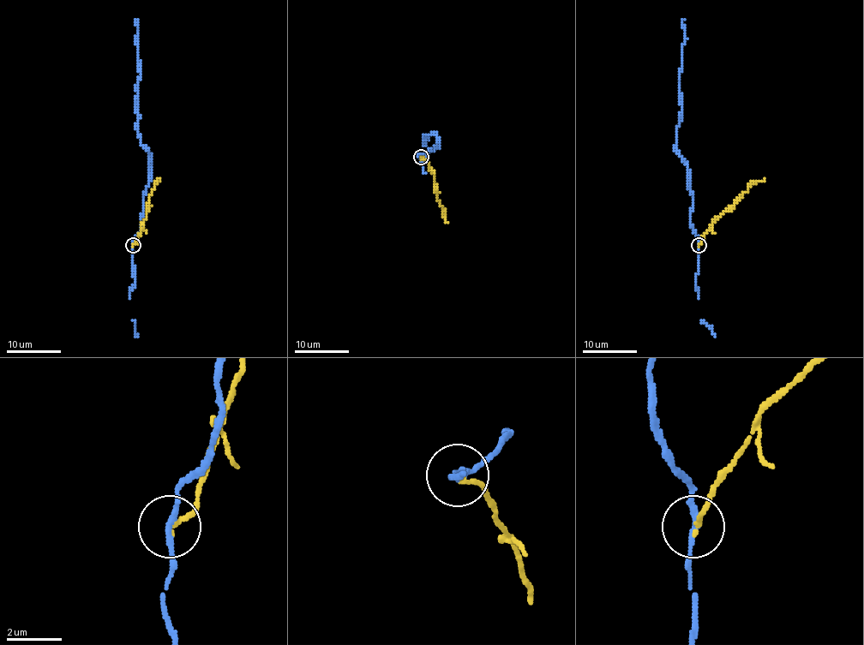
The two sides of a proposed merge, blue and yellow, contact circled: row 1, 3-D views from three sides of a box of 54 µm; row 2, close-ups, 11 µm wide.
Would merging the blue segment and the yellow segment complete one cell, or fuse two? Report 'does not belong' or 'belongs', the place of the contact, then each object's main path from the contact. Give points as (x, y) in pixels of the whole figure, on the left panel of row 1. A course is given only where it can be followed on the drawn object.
does not belong | (133, 245) | blue via (133, 244), (142, 223), (142, 195), (151, 173), (149, 154), (135, 125), (140, 68), (134, 19) | yellow via (133, 244), (139, 239), (146, 216), (146, 203), (153, 184), (158, 179)

